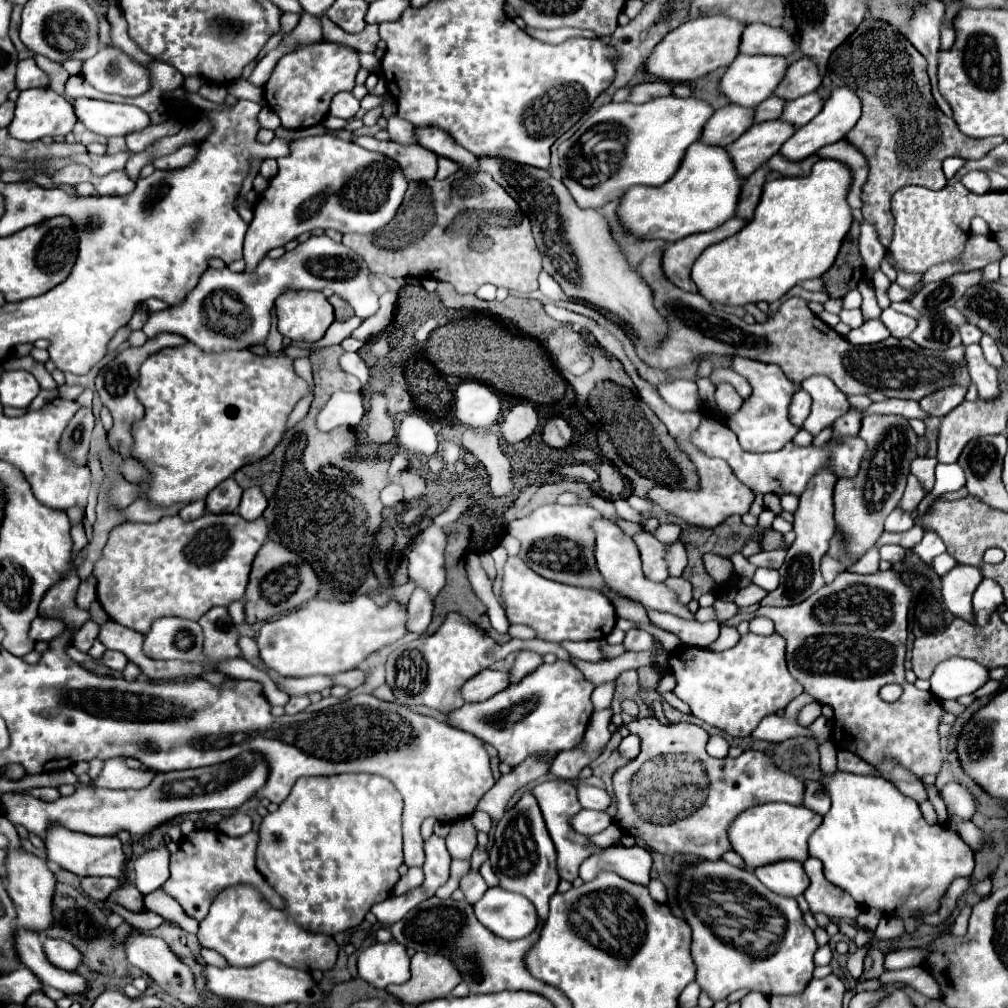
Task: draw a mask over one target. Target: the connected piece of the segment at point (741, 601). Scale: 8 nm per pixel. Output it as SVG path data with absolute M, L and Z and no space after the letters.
M750 584L750 586L742 588L742 590L738 590L738 594L736 594L736 600L734 600L734 602L736 602L740 608L746 608L746 606L760 604L760 600L762 600L766 594L768 594L768 592L766 592L766 590L762 590L760 586Z

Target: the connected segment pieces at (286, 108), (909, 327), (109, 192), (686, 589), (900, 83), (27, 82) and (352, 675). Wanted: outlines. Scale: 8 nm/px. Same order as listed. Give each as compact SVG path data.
M316 42L308 46L300 46L294 52L284 54L274 72L264 86L266 104L280 116L284 128L308 128L320 124L330 108L330 100L334 94L342 90L352 90L356 72L360 70L356 50L334 44L334 42Z
M886 308L882 310L882 316L880 320L886 324L886 328L892 332L894 338L908 338L912 334L912 330L916 328L916 320L906 316L906 314L900 314L892 308Z
M124 170L118 172L110 172L106 176L90 176L88 182L92 182L98 190L100 196L124 196L130 194L134 190L134 182L128 178L128 174Z
M668 578L666 580L666 584L676 592L676 596L680 598L680 602L684 602L684 604L688 604L690 600L692 600L692 584L690 582L686 582L684 578Z
M866 18L858 30L832 52L830 62L838 62L838 86L852 88L864 104L864 114L848 132L846 140L856 144L868 158L870 176L864 184L862 214L866 222L876 228L880 242L888 248L894 228L890 198L896 190L910 184L940 190L946 186L942 162L948 156L978 160L1006 138L970 138L962 134L956 122L938 108L932 96L924 56L884 20Z
M32 58L18 62L18 74L16 74L16 84L20 90L26 88L38 88L38 86L48 86L50 76L36 66Z
M350 670L350 672L342 672L342 674L336 674L334 678L332 678L332 682L334 682L334 686L336 684L340 684L340 686L346 686L346 688L356 688L356 686L360 686L362 682L364 682L364 674L360 672L360 670Z

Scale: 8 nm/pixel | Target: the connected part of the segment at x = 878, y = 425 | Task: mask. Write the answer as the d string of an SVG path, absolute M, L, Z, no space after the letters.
M872 414L862 420L860 438L864 438L868 442L868 454L864 456L860 474L856 478L846 478L846 480L836 482L836 488L834 488L834 520L836 520L834 536L842 540L844 554L850 560L860 560L882 536L886 516L896 508L898 500L902 498L902 492L906 486L906 474L910 472L910 462L916 458L916 438L918 436L914 434L914 430L910 428L906 418Z

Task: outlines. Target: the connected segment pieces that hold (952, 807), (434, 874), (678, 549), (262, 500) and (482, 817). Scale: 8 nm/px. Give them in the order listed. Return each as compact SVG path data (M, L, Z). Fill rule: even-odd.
M950 782L940 792L944 796L944 802L948 804L948 814L950 816L960 816L964 820L972 818L972 814L976 812L976 806L974 806L974 800L972 800L970 792L964 786Z
M432 834L424 842L424 852L426 852L426 862L424 862L424 890L428 896L434 896L434 892L448 880L450 876L450 854L444 846L444 838Z
M682 542L668 546L668 568L672 576L680 576L688 564L687 552Z
M252 486L252 488L244 490L242 502L240 502L240 506L238 506L236 512L240 512L240 516L244 520L252 520L252 518L262 516L262 512L266 510L266 506L268 506L268 502L266 502L266 496L262 494L262 490L258 486Z
M475 811L470 819L474 824L474 827L481 832L489 833L492 828L493 822L490 816L484 811Z

